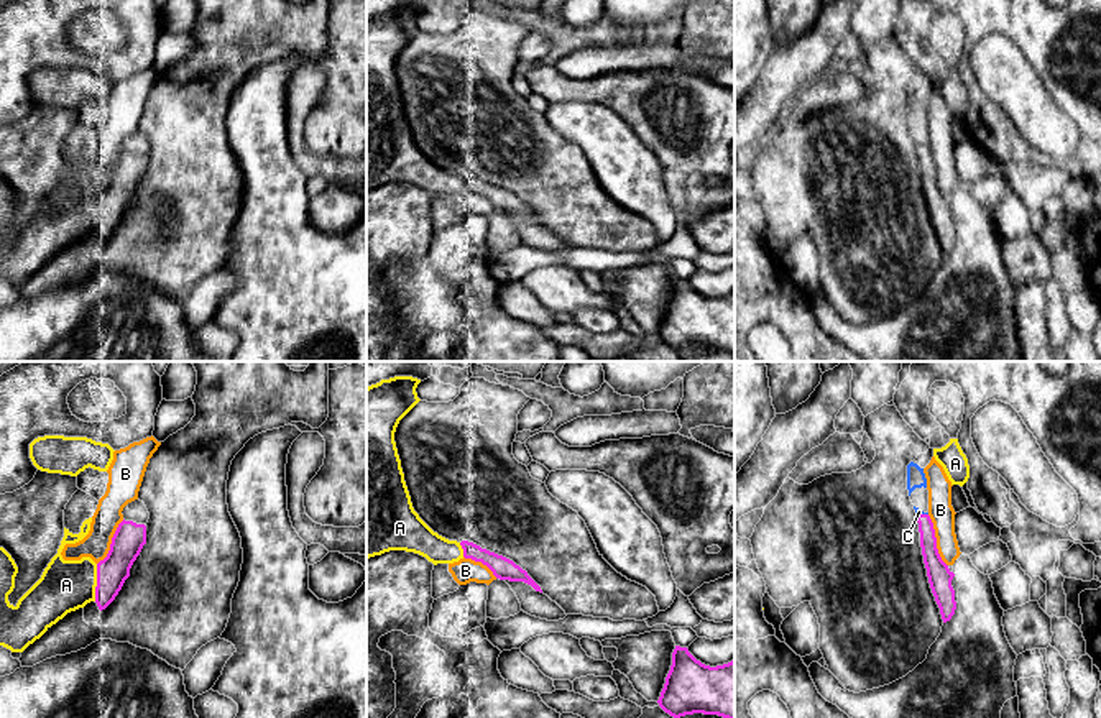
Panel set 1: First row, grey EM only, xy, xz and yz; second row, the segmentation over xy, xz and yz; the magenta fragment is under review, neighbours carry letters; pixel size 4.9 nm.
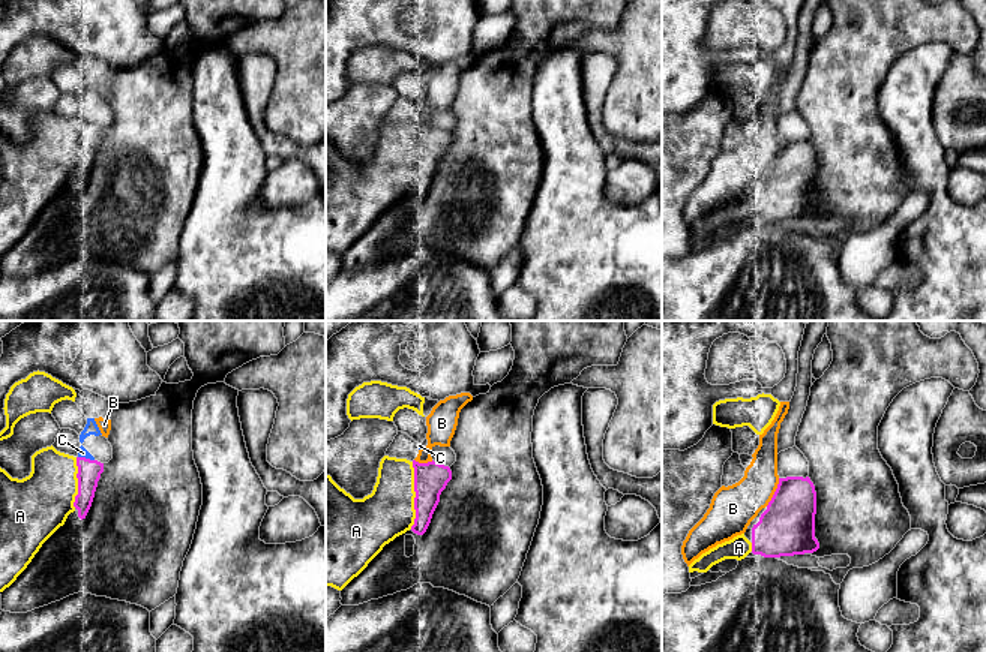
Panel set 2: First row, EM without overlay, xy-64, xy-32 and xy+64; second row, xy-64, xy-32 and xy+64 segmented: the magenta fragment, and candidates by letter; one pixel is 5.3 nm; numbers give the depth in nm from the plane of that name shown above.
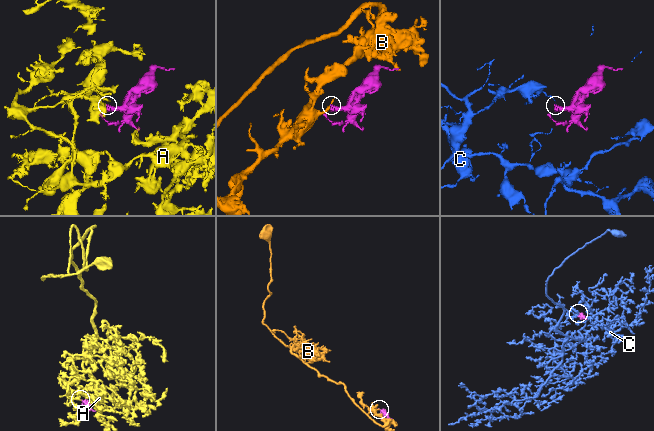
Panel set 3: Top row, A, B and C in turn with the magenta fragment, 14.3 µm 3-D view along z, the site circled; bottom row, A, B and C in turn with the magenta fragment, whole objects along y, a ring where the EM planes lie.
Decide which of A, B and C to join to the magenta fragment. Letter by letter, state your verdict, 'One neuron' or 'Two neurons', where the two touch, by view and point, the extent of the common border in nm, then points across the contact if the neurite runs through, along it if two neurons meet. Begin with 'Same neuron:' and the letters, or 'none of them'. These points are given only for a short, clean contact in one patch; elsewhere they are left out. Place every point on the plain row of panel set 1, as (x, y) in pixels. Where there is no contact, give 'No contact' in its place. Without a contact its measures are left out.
Same neuron: A
A: One neuron. Touches magenta at xy (97, 214). Shared border 180 nm
B: Two neurons. Touches magenta at yz (935, 173). Shared border 280 nm
C: Two neurons. Touches magenta at yz (922, 147). Shared border 60 nm

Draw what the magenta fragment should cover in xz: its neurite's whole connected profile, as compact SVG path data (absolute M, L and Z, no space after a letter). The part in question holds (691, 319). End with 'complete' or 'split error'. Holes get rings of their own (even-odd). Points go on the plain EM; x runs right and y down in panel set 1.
M675 278L657 335L677 352L703 345L735 353L735 291L710 299L697 292L687 279Z | complete

